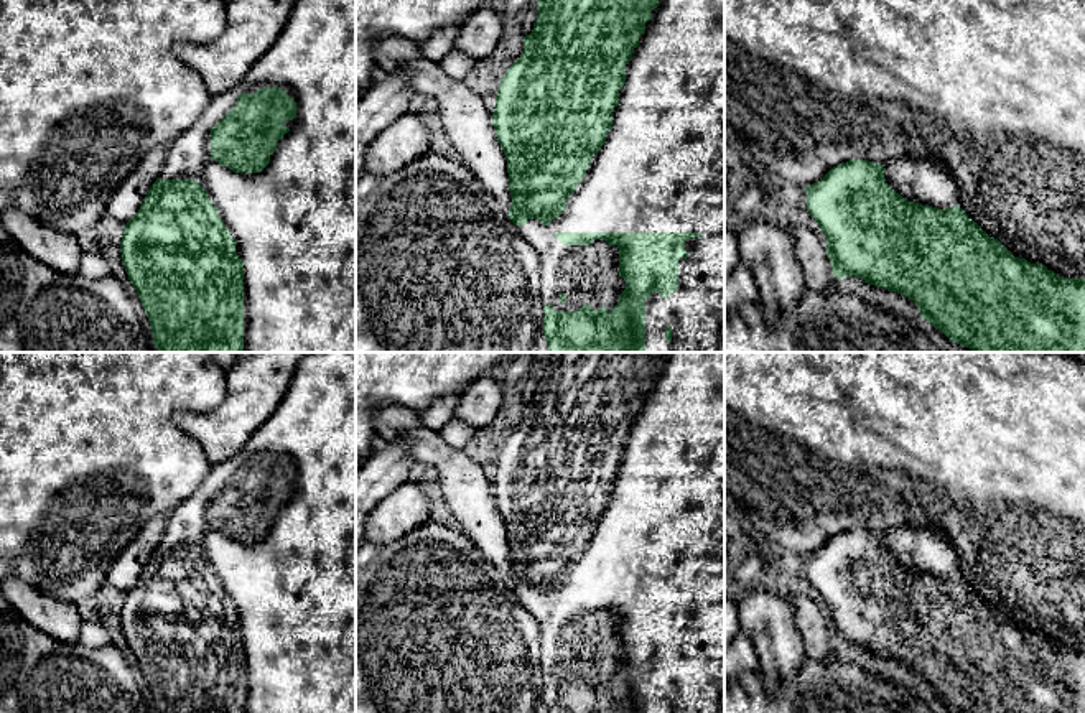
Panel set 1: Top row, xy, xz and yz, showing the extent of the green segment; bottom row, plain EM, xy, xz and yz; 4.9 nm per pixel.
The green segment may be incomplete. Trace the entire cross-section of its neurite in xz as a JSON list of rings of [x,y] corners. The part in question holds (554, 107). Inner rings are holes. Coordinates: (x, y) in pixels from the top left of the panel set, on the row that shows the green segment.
[[[538,0],[524,53],[501,79],[492,125],[507,160],[509,217],[540,257],[550,352],[724,352],[724,0]]]

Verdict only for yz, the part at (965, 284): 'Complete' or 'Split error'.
Complete

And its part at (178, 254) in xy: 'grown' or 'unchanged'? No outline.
grown

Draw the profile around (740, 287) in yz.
[[[739,263],[728,278],[724,278],[724,311],[734,311],[744,303],[757,303],[759,288],[752,270]]]

